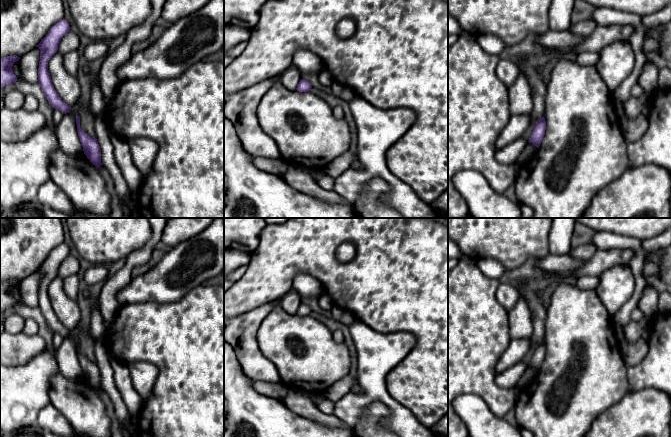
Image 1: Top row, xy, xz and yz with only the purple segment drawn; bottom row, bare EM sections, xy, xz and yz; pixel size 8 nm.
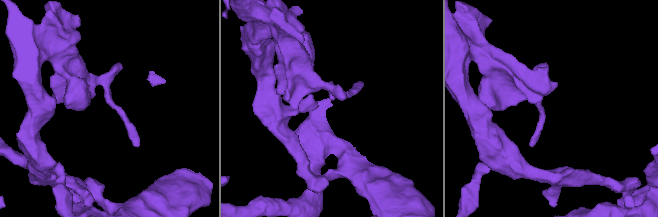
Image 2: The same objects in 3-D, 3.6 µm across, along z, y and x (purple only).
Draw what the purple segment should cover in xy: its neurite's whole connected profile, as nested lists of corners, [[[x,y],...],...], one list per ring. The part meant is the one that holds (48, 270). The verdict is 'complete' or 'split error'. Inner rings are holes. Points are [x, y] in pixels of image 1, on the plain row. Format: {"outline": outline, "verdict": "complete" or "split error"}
{"outline": [[[63,242],[48,255],[46,260],[36,270],[41,275],[38,292],[38,307],[51,330],[54,333],[61,334],[63,338],[69,337],[71,335],[71,330],[63,326],[55,315],[48,294],[48,286],[52,280],[57,277],[61,263],[69,255],[69,247]]], "verdict": "complete"}

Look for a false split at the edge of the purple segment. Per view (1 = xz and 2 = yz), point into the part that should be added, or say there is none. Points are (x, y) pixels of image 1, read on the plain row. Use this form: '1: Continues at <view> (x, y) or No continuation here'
1: No continuation here
2: No continuation here

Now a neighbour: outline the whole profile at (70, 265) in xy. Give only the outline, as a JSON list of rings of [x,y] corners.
[[[69,255],[66,259],[63,260],[59,269],[58,277],[65,279],[67,276],[77,274],[80,268],[79,257],[74,257]]]

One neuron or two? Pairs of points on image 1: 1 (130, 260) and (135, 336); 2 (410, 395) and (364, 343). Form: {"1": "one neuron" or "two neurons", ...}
{"1": "two neurons", "2": "two neurons"}

